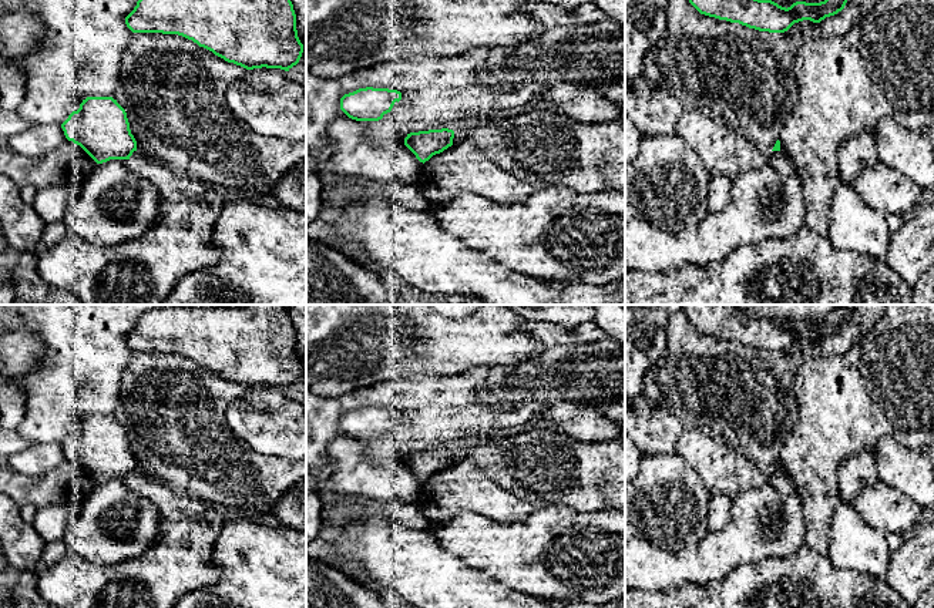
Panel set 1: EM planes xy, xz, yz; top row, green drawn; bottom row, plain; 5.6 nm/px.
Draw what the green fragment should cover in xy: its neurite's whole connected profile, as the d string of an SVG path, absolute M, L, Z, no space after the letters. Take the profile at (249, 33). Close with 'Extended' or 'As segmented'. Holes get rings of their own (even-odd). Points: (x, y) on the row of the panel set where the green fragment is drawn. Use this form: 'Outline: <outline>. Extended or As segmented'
Outline: M138 0L125 24L132 33L182 36L246 70L289 71L303 53L290 0Z. As segmented

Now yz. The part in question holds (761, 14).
Outline: M689 0L689 3L709 17L739 23L759 31L785 33L794 23L803 20L820 23L837 14L847 0L796 1L787 9L772 0Z. As segmented

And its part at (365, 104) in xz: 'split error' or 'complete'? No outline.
complete

